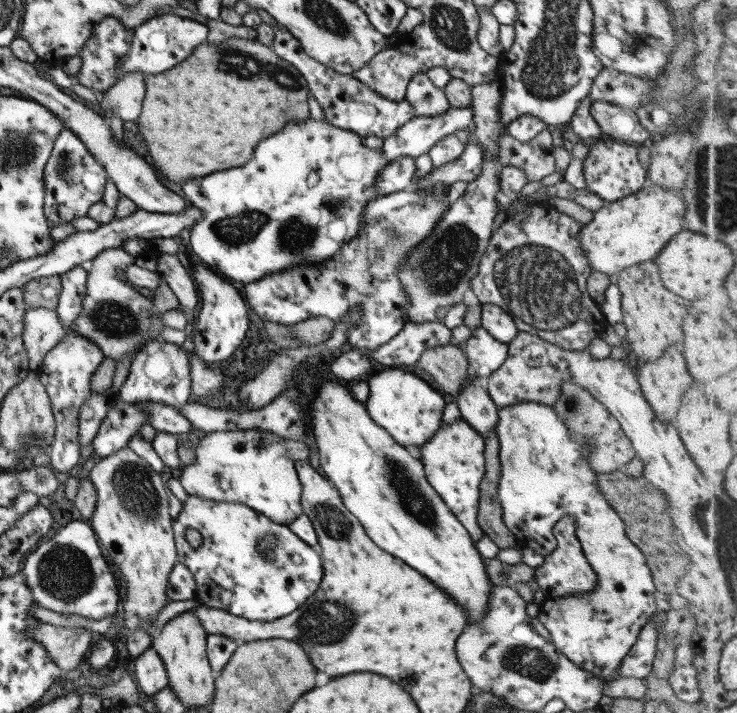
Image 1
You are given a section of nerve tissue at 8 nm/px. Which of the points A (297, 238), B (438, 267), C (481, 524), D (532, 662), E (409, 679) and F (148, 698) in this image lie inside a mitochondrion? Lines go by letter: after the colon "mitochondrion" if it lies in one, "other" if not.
A: mitochondrion
B: mitochondrion
C: other
D: mitochondrion
E: other
F: other

